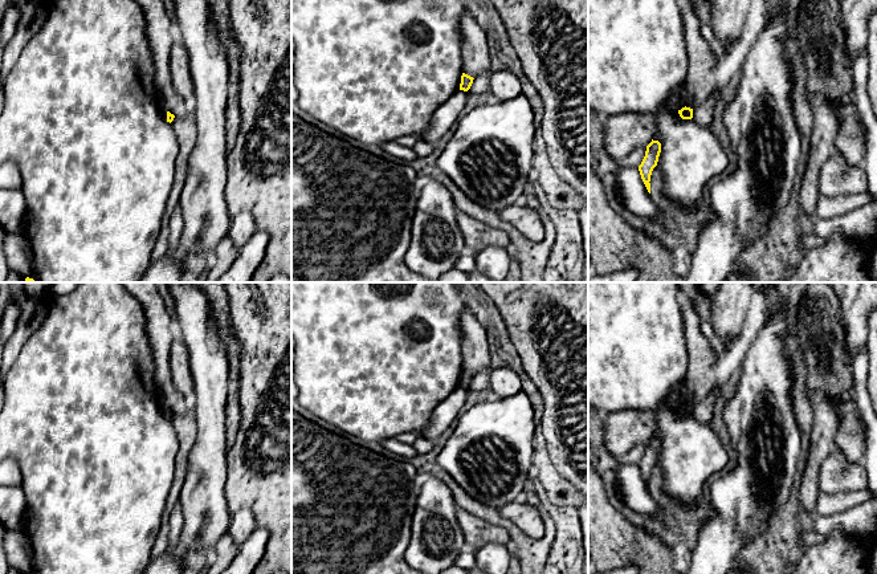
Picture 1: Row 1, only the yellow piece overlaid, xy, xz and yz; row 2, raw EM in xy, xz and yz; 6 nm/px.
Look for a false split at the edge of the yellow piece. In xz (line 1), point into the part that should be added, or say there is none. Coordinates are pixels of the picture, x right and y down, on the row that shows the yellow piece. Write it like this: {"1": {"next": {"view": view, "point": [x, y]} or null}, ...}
{"1": {"next": null}}

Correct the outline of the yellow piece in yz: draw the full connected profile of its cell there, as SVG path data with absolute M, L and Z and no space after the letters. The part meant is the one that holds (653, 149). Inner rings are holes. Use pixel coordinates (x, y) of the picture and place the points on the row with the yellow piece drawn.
M653 141L646 146L645 156L639 166L639 171L641 175L641 179L650 194L650 175L653 168L657 166L658 156L661 152L661 143L658 141Z

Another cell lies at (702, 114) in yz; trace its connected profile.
M714 90L709 98L693 109L693 119L701 126L709 126L717 113L717 97L719 90Z

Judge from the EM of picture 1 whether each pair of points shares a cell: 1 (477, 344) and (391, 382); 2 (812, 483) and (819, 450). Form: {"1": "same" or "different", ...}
{"1": "different", "2": "same"}

